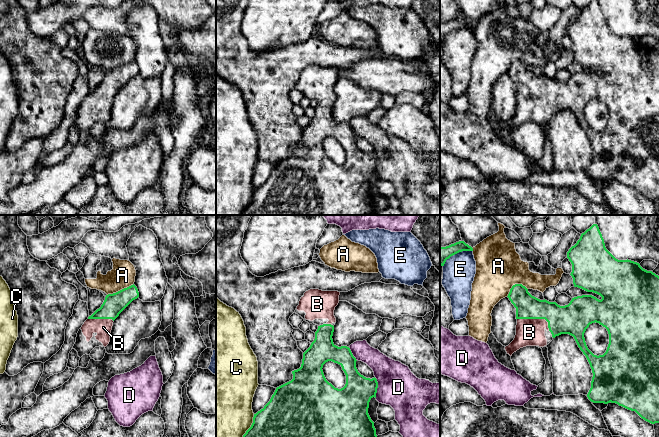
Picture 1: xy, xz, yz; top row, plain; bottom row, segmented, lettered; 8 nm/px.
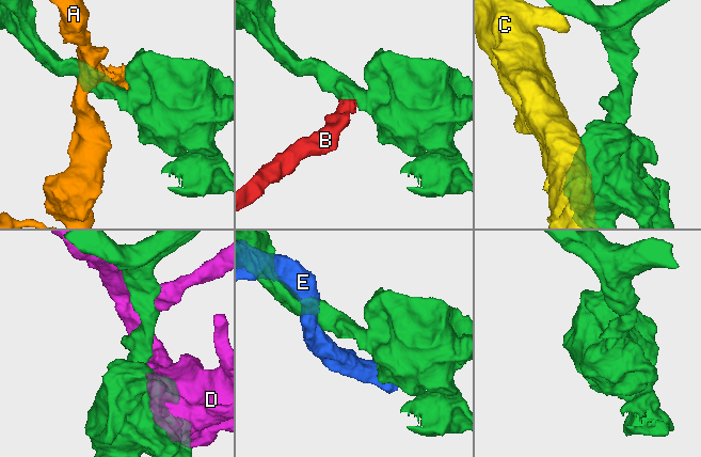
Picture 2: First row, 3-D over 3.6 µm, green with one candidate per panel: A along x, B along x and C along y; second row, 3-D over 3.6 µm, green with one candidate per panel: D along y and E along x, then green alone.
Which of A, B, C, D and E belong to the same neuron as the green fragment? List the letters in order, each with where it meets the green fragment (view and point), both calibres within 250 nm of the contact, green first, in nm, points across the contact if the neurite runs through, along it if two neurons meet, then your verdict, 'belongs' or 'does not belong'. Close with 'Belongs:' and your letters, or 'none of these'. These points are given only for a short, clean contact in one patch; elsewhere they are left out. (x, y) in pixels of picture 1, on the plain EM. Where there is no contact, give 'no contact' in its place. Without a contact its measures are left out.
A: xy (120, 66) | 170/200 nm | does not belong
B: yz (536, 94) | 220/220 nm | belongs
C: xz (251, 202) | 500/460 nm | does not belong
D: xz (377, 163) | 280/320 nm | does not belong
E: yz (456, 29) | 130/260 nm | does not belong
Belongs: B

